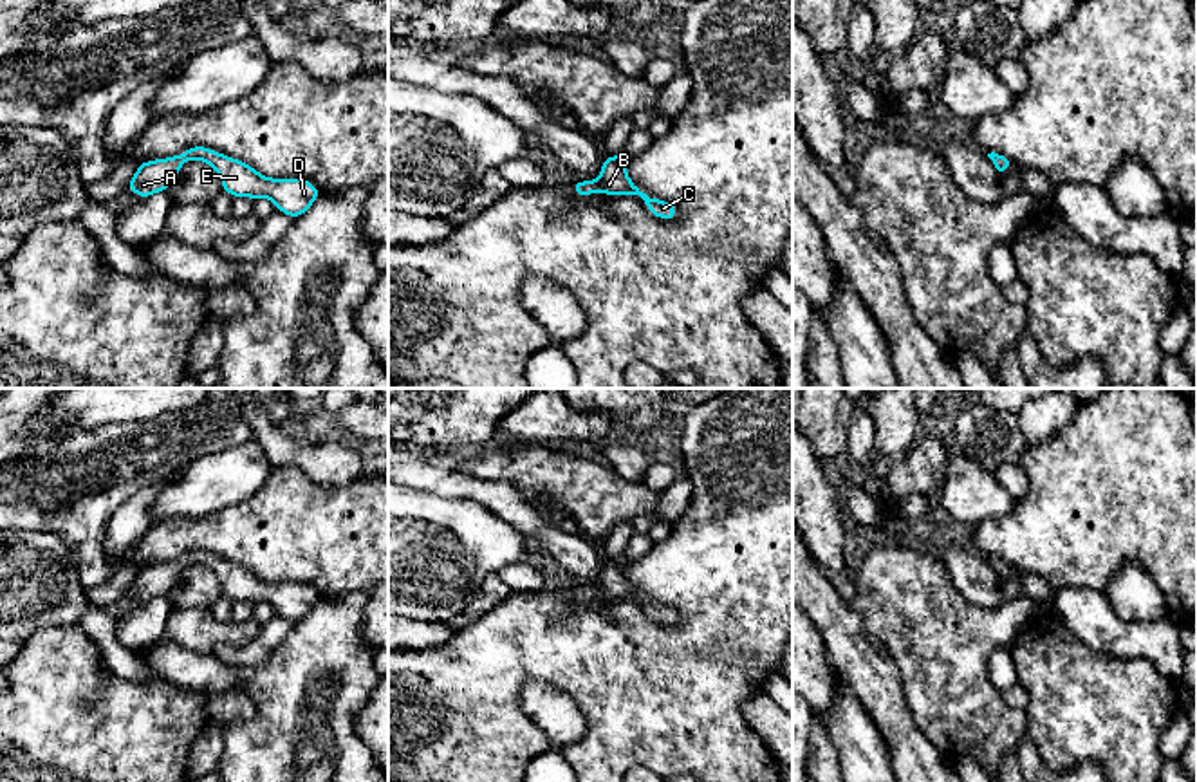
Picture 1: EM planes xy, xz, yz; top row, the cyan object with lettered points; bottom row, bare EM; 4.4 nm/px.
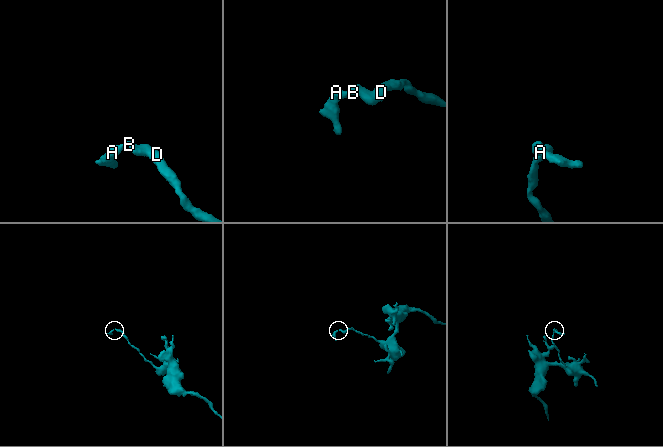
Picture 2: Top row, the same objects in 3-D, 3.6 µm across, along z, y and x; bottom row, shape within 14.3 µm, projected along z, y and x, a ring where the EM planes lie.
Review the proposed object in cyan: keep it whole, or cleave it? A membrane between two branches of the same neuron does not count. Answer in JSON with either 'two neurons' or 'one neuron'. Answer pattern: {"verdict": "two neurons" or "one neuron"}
{"verdict": "one neuron"}

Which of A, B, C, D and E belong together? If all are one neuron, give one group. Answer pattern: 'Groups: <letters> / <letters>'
Groups: A B C D E

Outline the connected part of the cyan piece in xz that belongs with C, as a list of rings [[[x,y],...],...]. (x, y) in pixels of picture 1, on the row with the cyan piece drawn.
[[[625,154],[610,155],[608,159],[603,159],[598,181],[576,181],[571,182],[571,186],[578,197],[589,197],[592,191],[605,195],[639,195],[645,200],[648,213],[663,220],[673,220],[677,217],[677,206],[661,199],[650,199],[643,193],[626,175],[625,164]]]

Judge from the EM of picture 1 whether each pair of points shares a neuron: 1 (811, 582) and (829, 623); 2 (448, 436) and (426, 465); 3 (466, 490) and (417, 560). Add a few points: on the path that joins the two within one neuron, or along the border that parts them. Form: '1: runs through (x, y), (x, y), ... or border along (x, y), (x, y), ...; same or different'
1: runs through (813, 593), (827, 613); same
2: border along (436, 450), (446, 454); different
3: border along (419, 488), (446, 497), (470, 497), (499, 517); different

